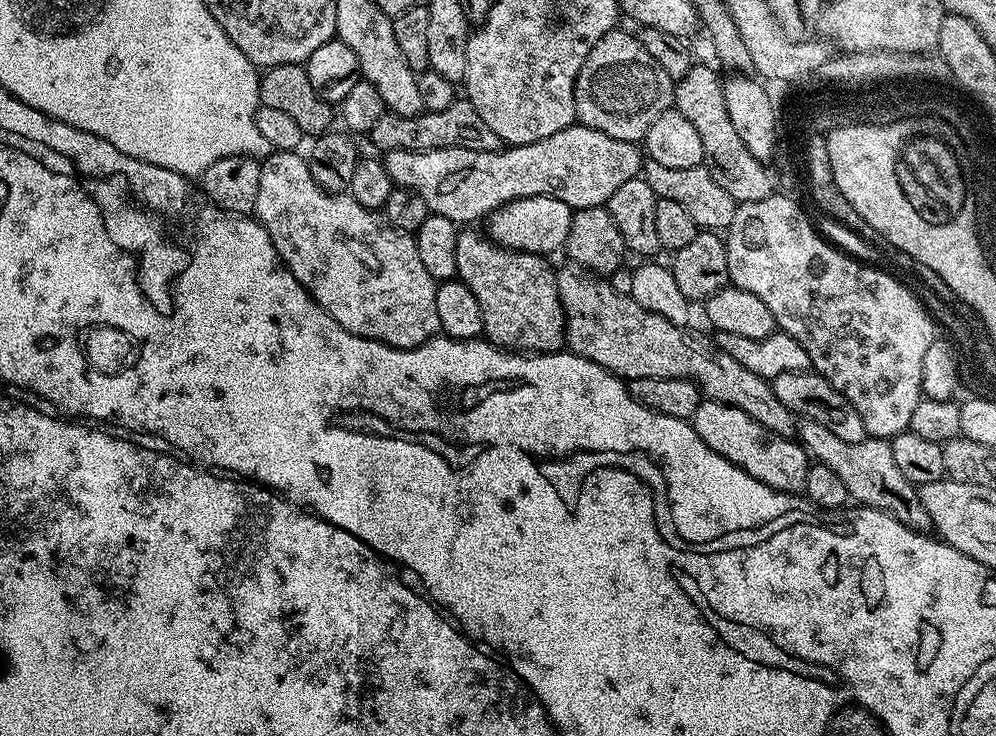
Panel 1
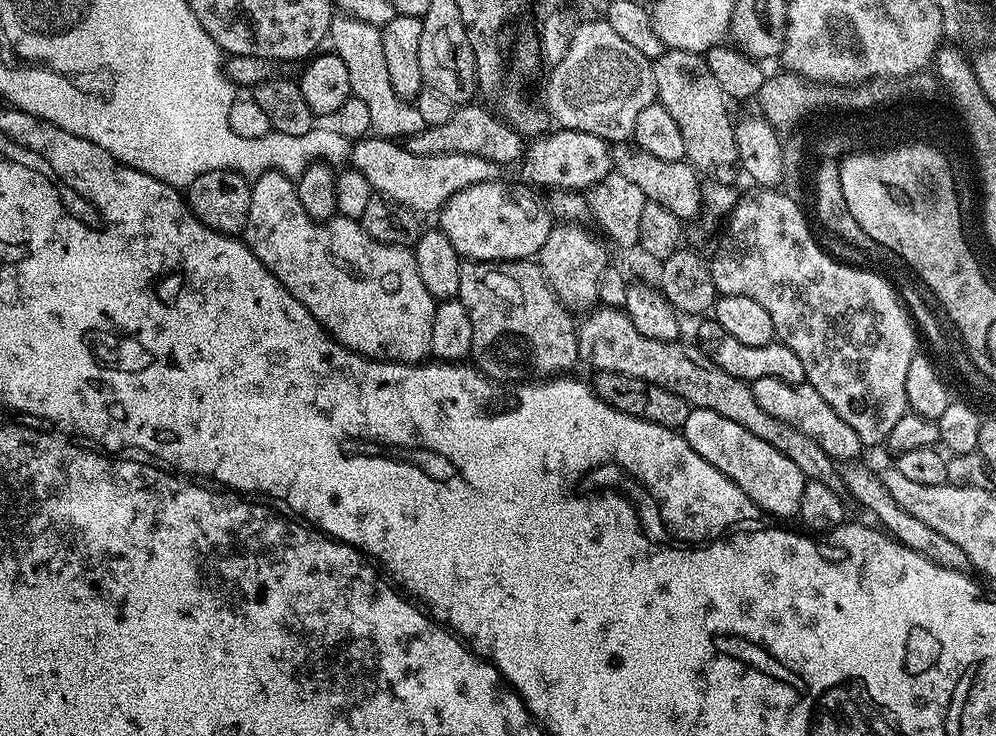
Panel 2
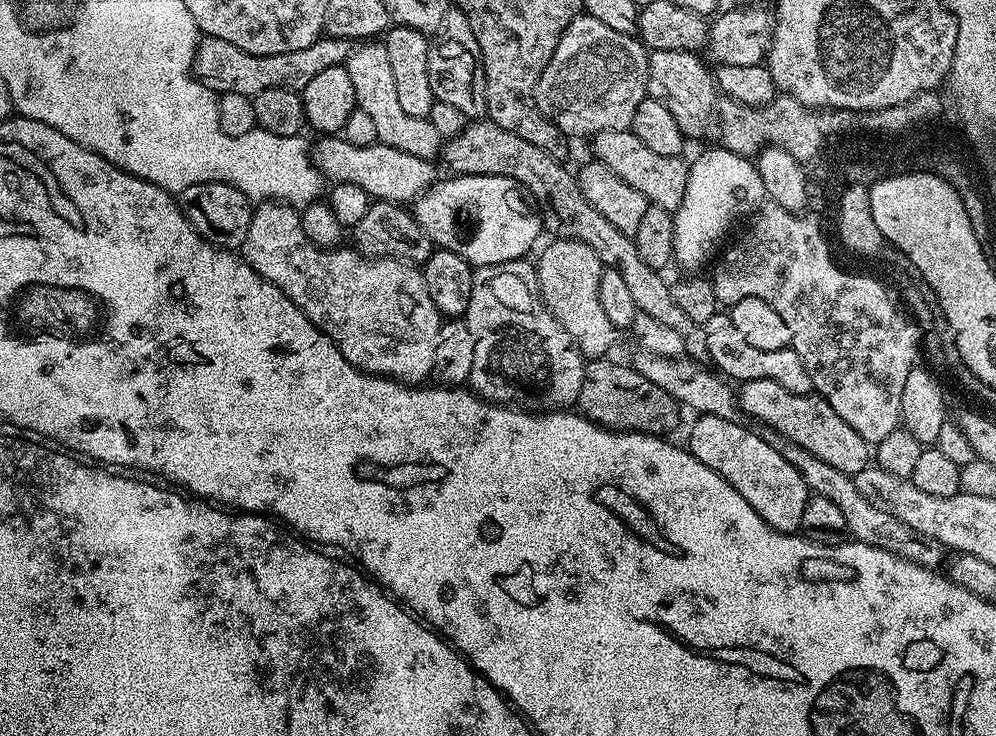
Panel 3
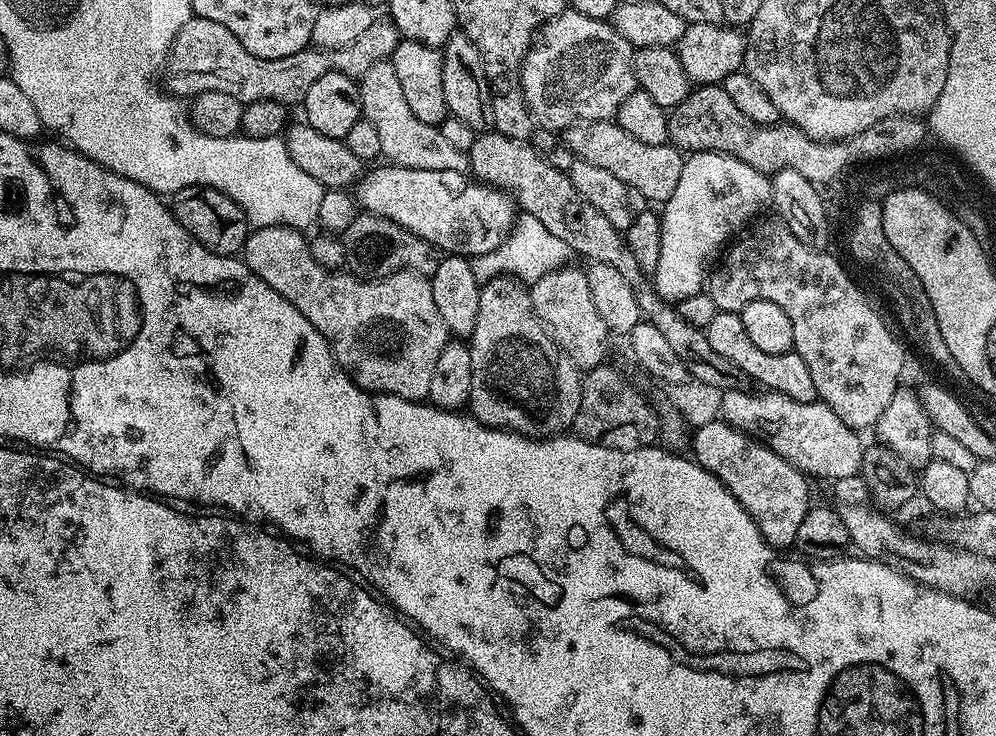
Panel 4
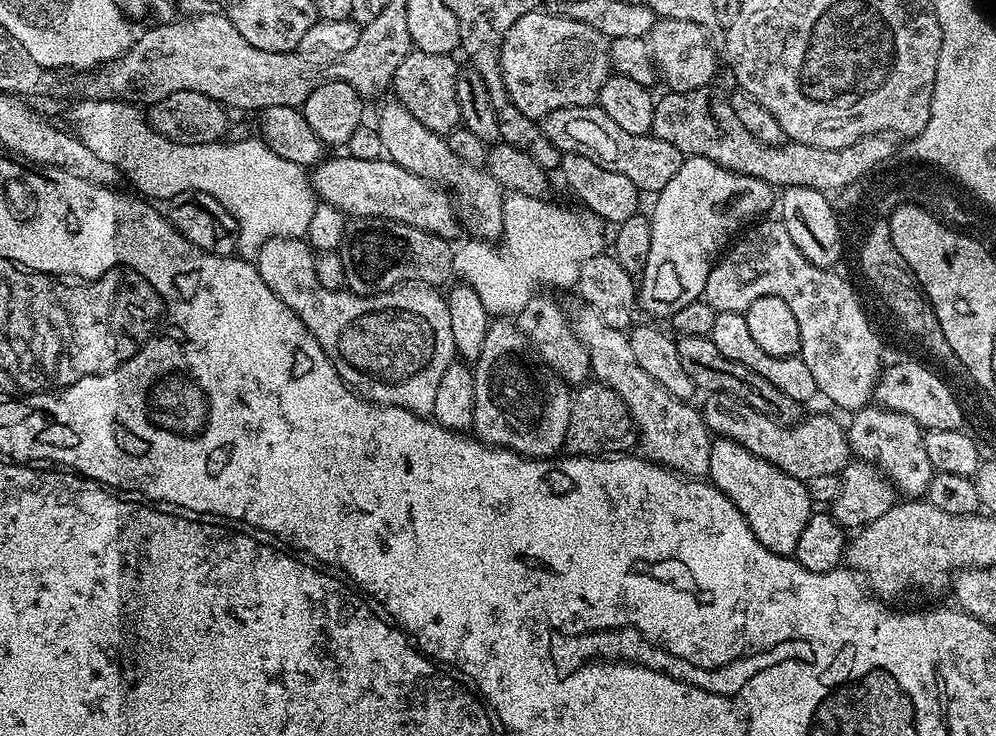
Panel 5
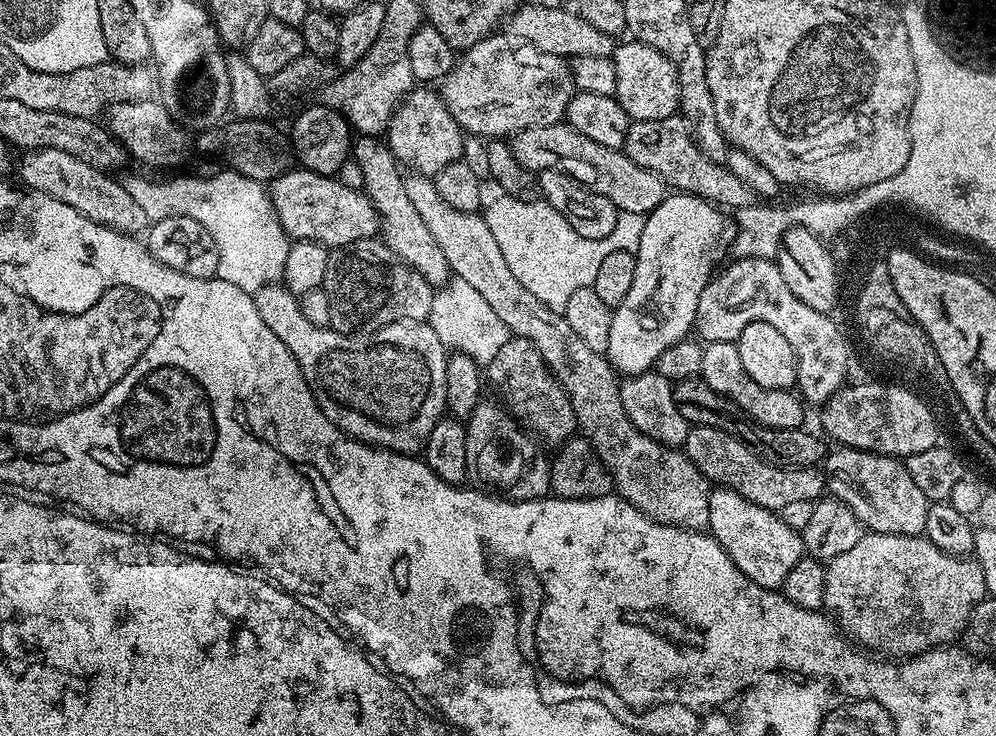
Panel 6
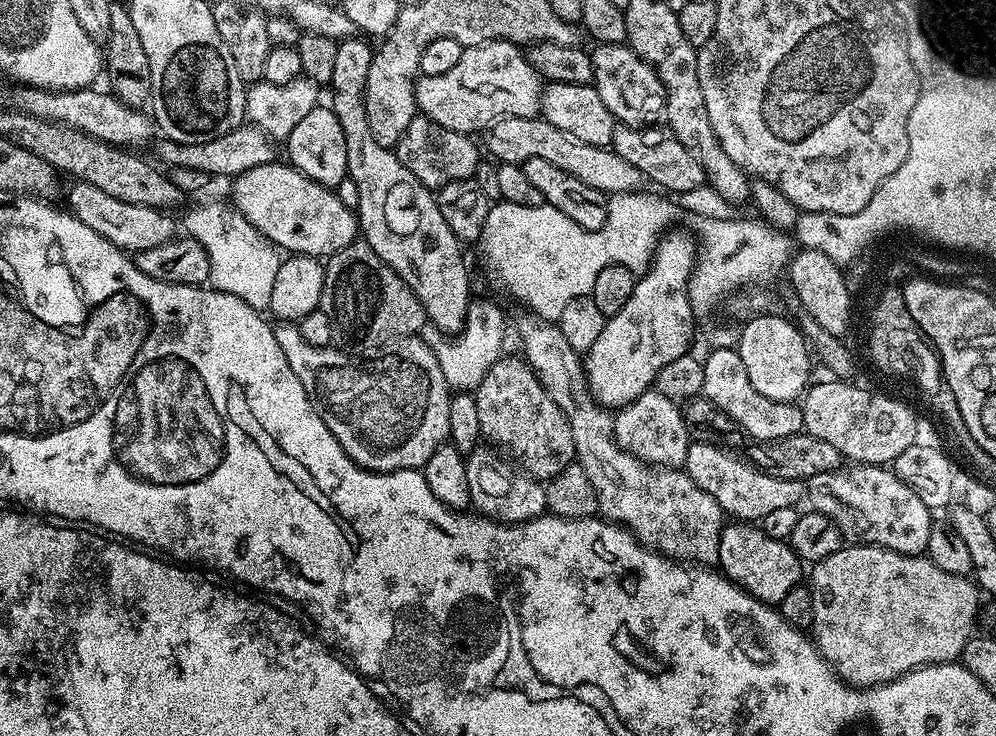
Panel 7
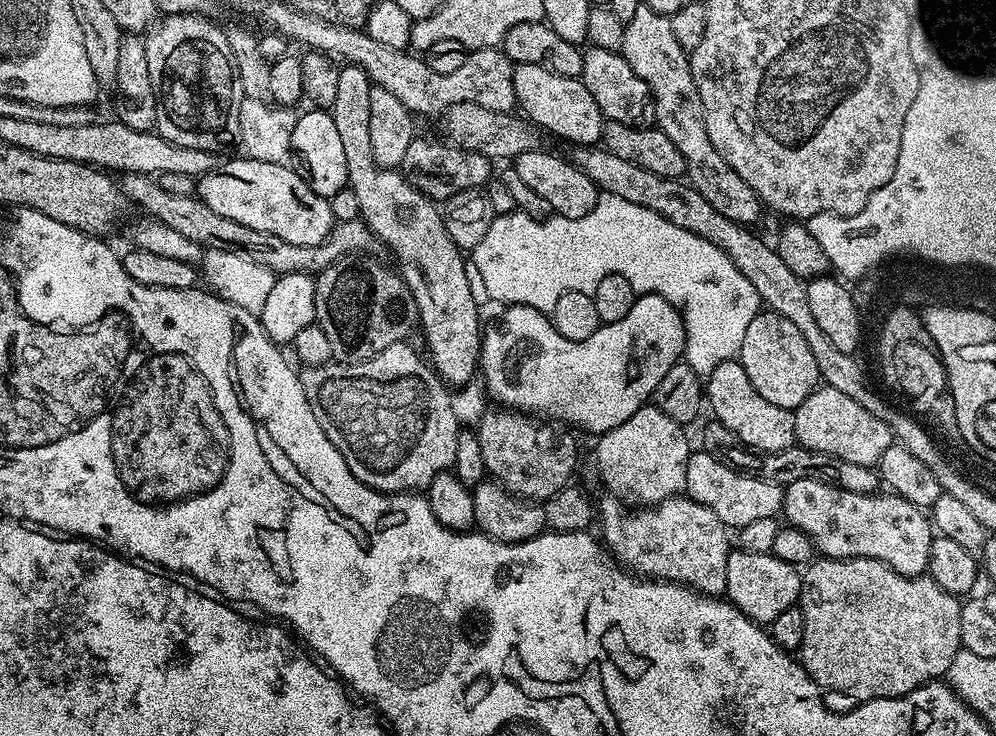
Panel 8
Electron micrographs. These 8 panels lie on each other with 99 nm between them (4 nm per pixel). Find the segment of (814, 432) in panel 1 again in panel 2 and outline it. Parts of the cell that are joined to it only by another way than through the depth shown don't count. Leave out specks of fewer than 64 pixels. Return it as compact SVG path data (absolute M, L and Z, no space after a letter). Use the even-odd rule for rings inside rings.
M852 462L847 465L848 469L843 469L842 475L844 485L847 491L856 498L857 502L862 504L866 511L873 512L880 521L879 527L887 532L893 540L900 544L905 544L910 550L922 553L930 562L934 562L943 568L963 569L969 563L968 555L961 546L946 538L943 534L938 534L933 527L928 526L921 519L912 517L910 512L903 509L903 506L891 496L890 490L887 489L885 481L875 476L868 468L863 468L860 462Z

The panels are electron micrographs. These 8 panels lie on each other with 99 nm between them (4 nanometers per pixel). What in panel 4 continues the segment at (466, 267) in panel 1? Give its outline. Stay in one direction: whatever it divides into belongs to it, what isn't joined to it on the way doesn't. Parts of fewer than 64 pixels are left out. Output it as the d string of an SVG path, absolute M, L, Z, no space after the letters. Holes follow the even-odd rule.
M508 275L496 276L492 280L487 280L480 285L480 297L478 298L478 318L474 322L474 330L467 341L470 350L470 386L472 387L472 397L468 399L466 408L478 423L485 428L502 428L505 432L517 432L520 436L530 436L533 440L547 440L553 436L567 433L572 428L574 418L578 414L578 402L582 402L582 372L576 367L574 361L563 355L556 346L556 341L552 339L549 331L545 328L532 309L532 297L529 289L523 283L517 282Z

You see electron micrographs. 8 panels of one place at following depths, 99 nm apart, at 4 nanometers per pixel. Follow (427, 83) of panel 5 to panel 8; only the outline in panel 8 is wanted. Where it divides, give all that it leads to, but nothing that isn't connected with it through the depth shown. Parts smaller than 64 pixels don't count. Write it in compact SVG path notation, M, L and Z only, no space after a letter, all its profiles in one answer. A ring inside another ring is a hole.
M417 135L410 146L406 146L406 154L400 163L399 171L404 179L424 196L435 202L447 202L451 196L462 190L483 189L493 179L494 164L487 156L466 150L459 144L440 140L427 140L426 137Z

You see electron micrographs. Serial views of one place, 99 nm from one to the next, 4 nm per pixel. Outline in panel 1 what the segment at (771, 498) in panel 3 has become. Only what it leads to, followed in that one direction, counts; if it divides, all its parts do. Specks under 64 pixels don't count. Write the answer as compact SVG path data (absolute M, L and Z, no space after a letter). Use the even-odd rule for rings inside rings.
M707 398L701 399L690 423L698 438L702 438L702 442L706 442L710 450L722 454L722 458L734 462L734 466L746 470L750 478L758 478L758 482L779 492L796 494L803 489L808 477L810 457L804 451L804 445L795 439L771 432L766 426L750 418L750 414L734 406L719 404L717 400Z

